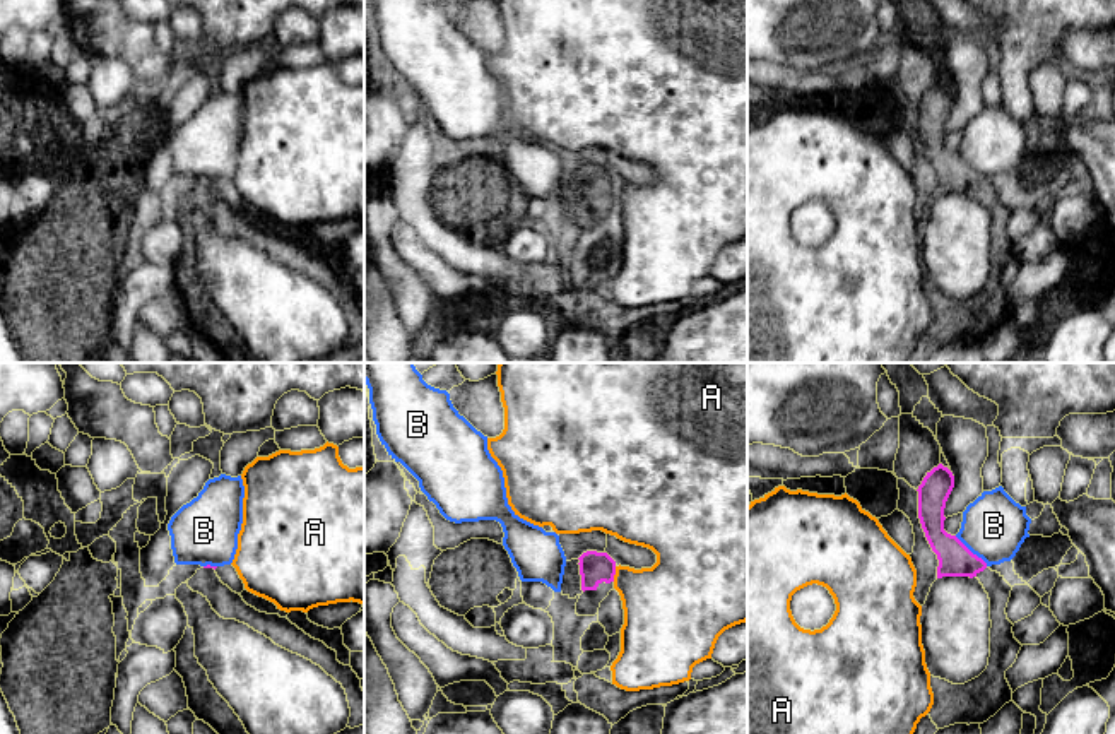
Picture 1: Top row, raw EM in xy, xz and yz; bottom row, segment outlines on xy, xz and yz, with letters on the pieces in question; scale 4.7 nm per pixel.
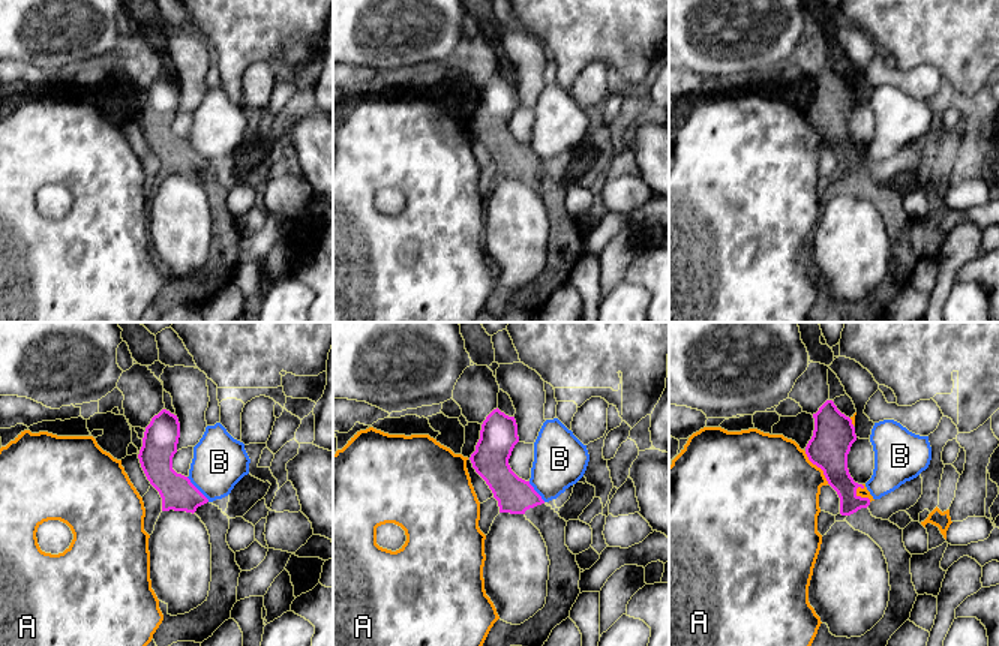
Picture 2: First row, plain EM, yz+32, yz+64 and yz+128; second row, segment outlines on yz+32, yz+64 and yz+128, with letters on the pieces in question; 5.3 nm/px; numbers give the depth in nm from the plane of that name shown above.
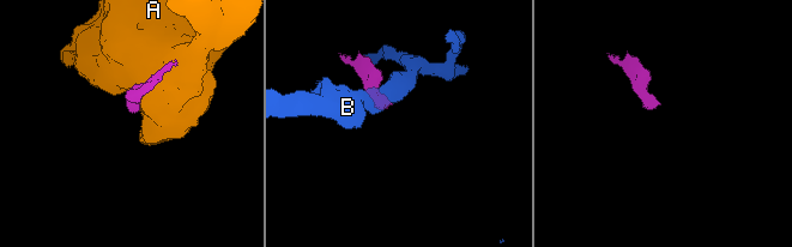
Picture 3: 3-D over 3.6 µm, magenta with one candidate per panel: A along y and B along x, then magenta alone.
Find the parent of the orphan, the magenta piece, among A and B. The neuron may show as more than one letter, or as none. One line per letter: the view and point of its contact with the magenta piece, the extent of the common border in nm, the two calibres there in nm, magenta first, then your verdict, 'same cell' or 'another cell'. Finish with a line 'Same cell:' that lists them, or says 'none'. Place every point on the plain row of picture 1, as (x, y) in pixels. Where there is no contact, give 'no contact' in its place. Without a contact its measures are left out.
A: meets magenta in xz at (614, 190); contact 70 nm long; 140 nm thick on the magenta side, 340 nm on the other; another cell
B: meets magenta in yz at (970, 168); contact 220 nm long; 160 nm thick on the magenta side, 300 nm on the other; another cell
Same cell: none

